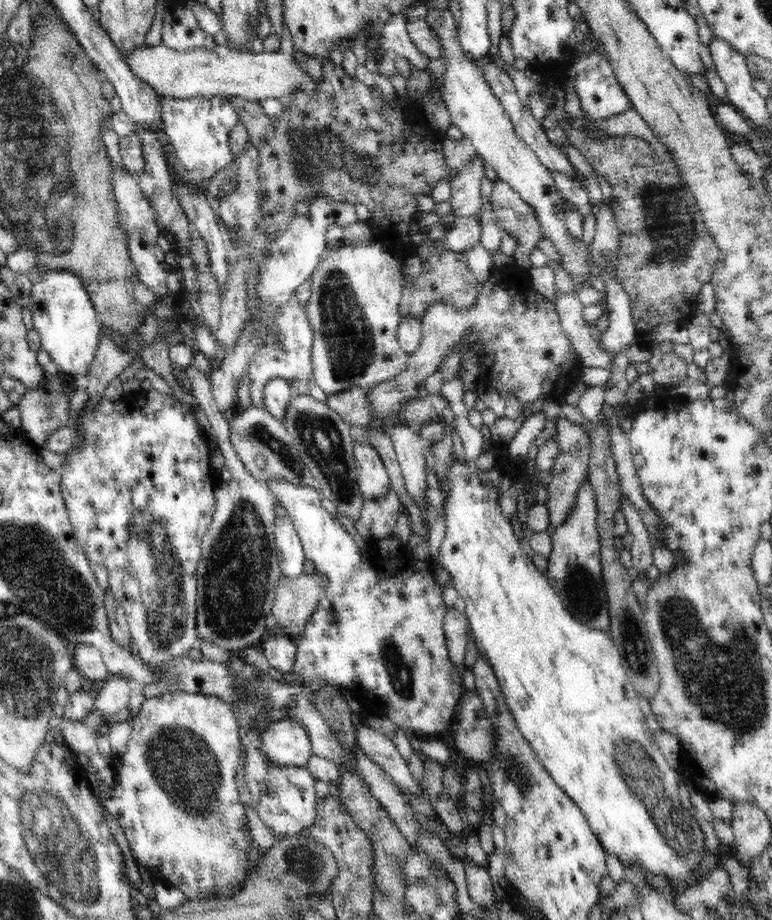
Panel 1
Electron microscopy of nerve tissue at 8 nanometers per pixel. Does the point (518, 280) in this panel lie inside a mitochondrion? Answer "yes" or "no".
no

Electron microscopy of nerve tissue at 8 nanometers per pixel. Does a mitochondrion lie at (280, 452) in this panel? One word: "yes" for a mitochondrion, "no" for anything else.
yes

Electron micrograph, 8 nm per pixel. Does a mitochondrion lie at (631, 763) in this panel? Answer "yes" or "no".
yes

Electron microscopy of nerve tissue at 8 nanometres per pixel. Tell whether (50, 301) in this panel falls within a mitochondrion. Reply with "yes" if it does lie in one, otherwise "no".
no

